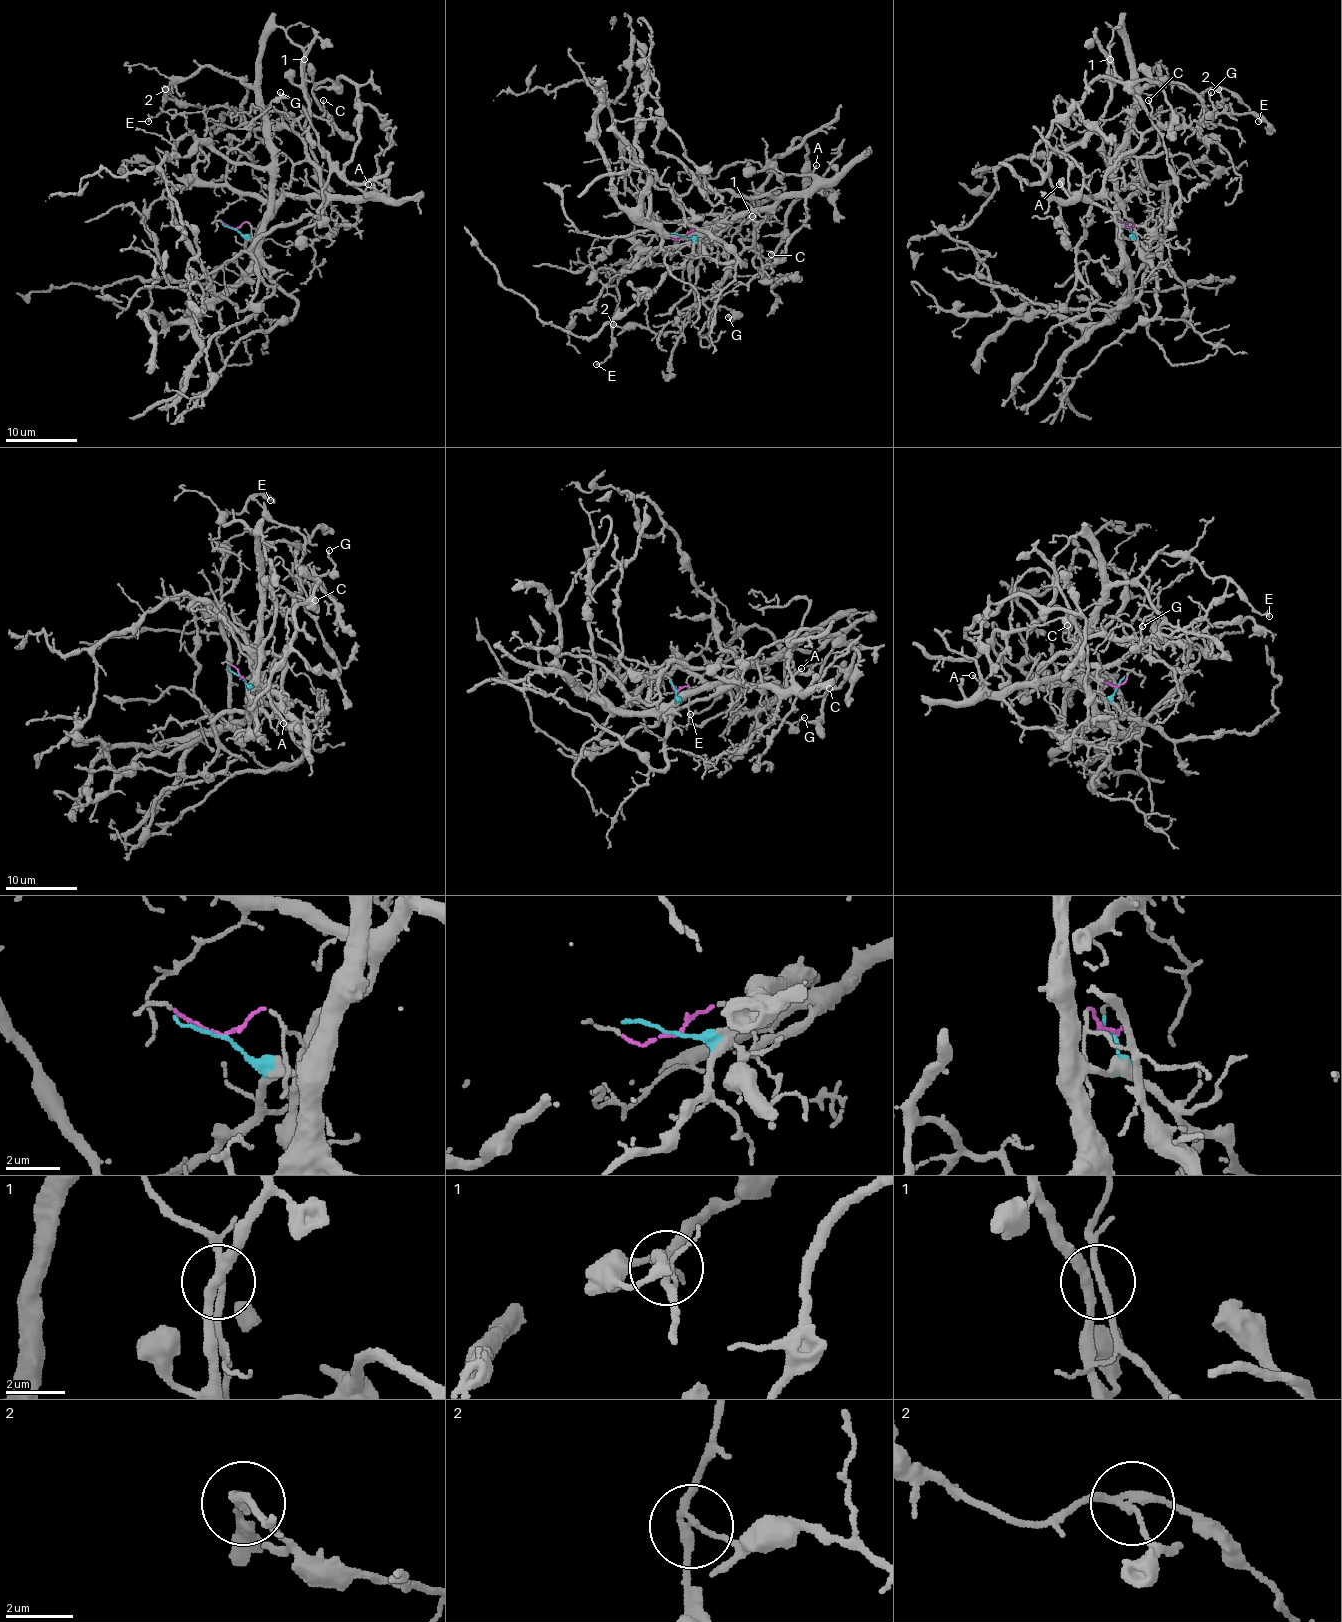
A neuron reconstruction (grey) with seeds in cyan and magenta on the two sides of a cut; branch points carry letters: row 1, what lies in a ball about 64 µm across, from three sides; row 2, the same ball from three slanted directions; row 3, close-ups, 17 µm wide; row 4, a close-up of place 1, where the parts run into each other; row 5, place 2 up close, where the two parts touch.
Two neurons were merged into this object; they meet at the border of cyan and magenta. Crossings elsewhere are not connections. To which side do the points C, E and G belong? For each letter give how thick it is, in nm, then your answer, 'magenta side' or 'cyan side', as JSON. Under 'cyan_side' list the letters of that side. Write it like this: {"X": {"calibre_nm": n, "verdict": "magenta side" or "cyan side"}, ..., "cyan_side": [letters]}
{"C": {"calibre_nm": 130, "verdict": "cyan side"}, "E": {"calibre_nm": 160, "verdict": "cyan side"}, "G": {"calibre_nm": 130, "verdict": "magenta side"}, "cyan_side": ["C", "E"]}

